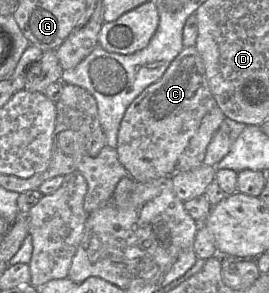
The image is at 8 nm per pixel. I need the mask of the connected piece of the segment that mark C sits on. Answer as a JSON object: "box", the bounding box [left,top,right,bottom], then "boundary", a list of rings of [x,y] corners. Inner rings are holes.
{"box":[118,46,217,182],"boundary":[[[195,46],[184,47],[163,76],[145,88],[128,106],[118,131],[118,159],[135,182],[172,176],[181,154],[203,117],[217,105]]]}

